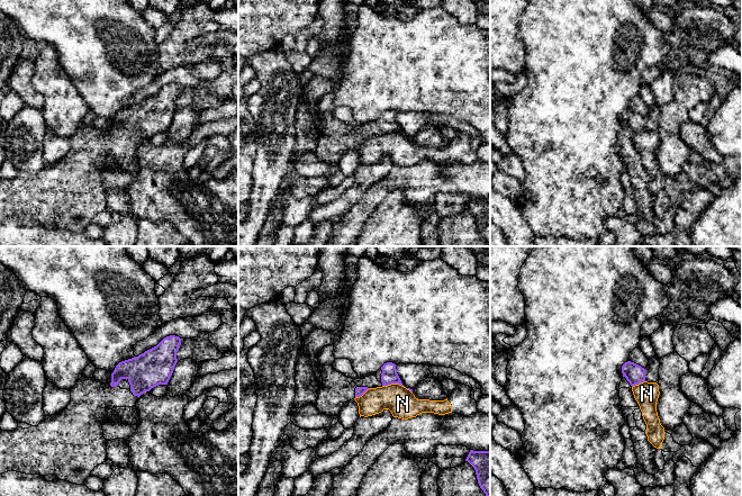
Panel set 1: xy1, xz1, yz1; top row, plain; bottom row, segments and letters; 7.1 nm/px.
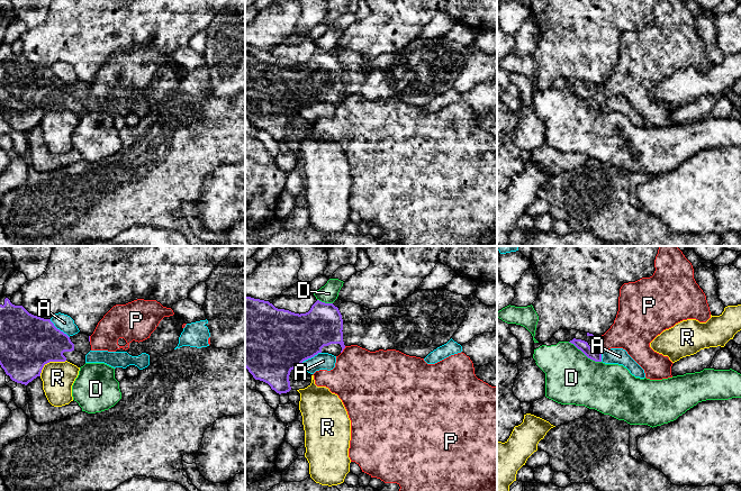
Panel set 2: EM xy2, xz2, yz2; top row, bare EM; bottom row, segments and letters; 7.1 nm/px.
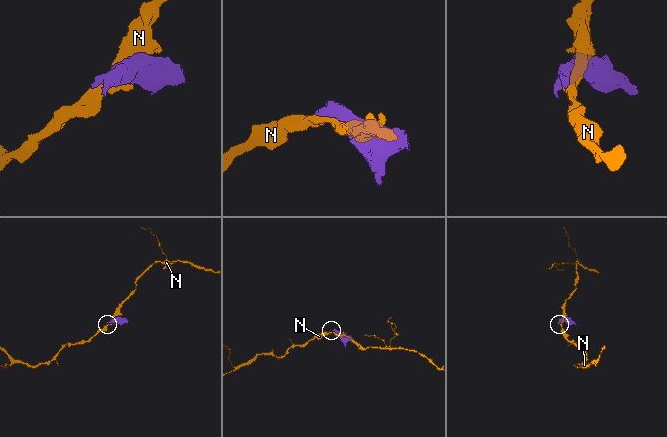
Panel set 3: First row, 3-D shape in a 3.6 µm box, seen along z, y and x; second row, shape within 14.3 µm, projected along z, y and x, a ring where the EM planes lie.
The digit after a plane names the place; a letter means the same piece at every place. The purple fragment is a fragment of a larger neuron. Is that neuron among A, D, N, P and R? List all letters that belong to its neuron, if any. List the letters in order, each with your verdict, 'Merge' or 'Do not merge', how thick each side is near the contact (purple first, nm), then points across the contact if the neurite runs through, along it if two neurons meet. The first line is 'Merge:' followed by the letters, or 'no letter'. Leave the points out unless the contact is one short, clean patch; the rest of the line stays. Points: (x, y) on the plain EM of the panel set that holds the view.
Merge: no letter
A: Do not merge. Thickness 440 nm (purple) against 130 nm
D: Do not merge. Thickness 80 nm (purple) against 380 nm
N: Do not merge. Thickness 120 nm (purple) against 200 nm
P: Do not merge. Thickness 280 nm (purple) against 400 nm. Boundary: xz2 (345, 94), (341, 101)
R: Do not merge. Thickness 400 nm (purple) against 220 nm

